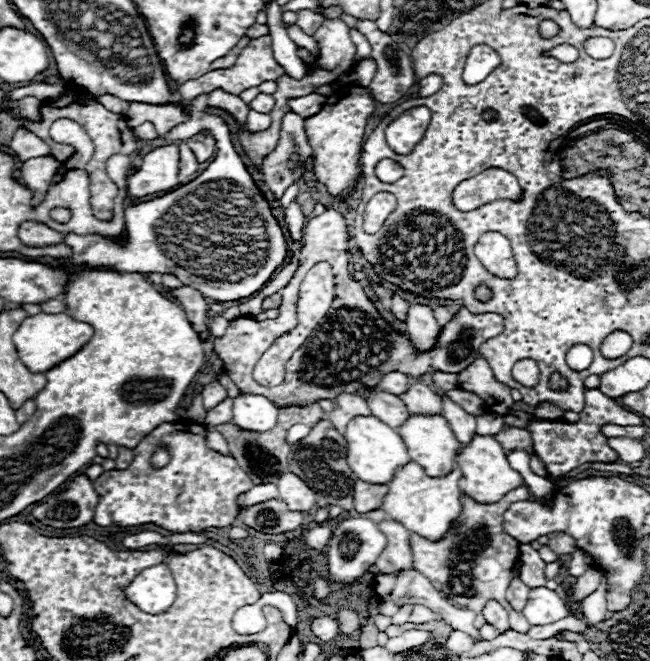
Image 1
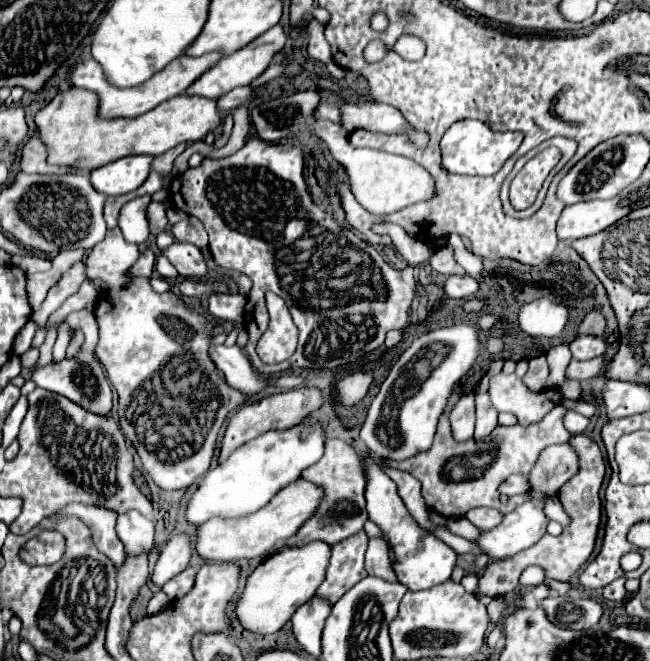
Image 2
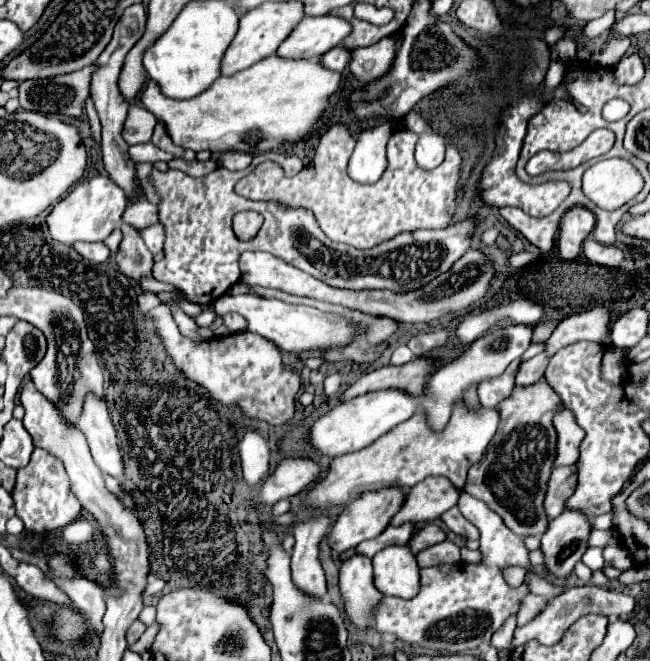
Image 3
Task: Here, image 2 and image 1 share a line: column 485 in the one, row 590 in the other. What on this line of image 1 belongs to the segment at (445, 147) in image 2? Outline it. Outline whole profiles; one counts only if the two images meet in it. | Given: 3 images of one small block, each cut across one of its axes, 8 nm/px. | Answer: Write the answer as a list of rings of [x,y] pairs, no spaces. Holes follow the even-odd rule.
[[[166,564],[146,568],[124,590],[124,596],[148,614],[162,614],[172,606],[176,596],[174,576]]]

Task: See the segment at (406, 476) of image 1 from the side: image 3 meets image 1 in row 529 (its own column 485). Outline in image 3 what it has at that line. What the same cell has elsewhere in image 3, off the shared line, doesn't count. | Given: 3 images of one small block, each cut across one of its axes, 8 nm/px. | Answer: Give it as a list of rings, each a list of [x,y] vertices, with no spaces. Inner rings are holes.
[[[460,402],[456,404],[456,408],[452,408],[452,416],[444,430],[432,432],[428,416],[424,416],[424,412],[416,412],[410,420],[392,428],[392,432],[380,436],[380,440],[376,440],[368,448],[338,456],[332,462],[328,474],[320,478],[316,488],[308,494],[306,504],[330,508],[336,504],[346,504],[350,500],[350,494],[362,494],[390,486],[412,488],[428,476],[446,476],[456,488],[464,490],[468,472],[466,468],[480,460],[498,430],[498,422],[498,408],[484,408],[482,404],[468,406]]]

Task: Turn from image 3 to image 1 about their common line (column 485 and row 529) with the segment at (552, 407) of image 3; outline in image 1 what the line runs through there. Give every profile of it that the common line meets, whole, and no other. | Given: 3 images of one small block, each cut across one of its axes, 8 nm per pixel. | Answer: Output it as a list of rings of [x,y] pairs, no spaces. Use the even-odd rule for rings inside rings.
[[[462,494],[462,504],[464,510],[458,524],[454,522],[454,528],[440,542],[430,542],[418,534],[410,536],[414,568],[428,576],[434,588],[438,588],[438,592],[450,600],[450,604],[474,610],[478,614],[478,628],[484,626],[482,608],[488,600],[500,600],[500,604],[504,604],[510,614],[510,628],[528,628],[528,620],[514,612],[506,602],[506,588],[512,582],[512,568],[518,562],[520,544],[502,532],[504,512],[488,512],[488,504],[478,504],[466,494]]]

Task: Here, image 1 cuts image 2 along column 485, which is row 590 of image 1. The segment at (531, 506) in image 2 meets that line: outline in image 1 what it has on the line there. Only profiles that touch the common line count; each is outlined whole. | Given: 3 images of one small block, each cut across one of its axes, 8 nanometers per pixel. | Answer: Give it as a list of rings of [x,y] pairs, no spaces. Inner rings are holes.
[[[544,586],[530,590],[528,602],[526,602],[526,608],[522,614],[526,616],[526,620],[532,626],[552,624],[552,622],[558,622],[568,616],[560,596],[554,590],[548,590]]]

